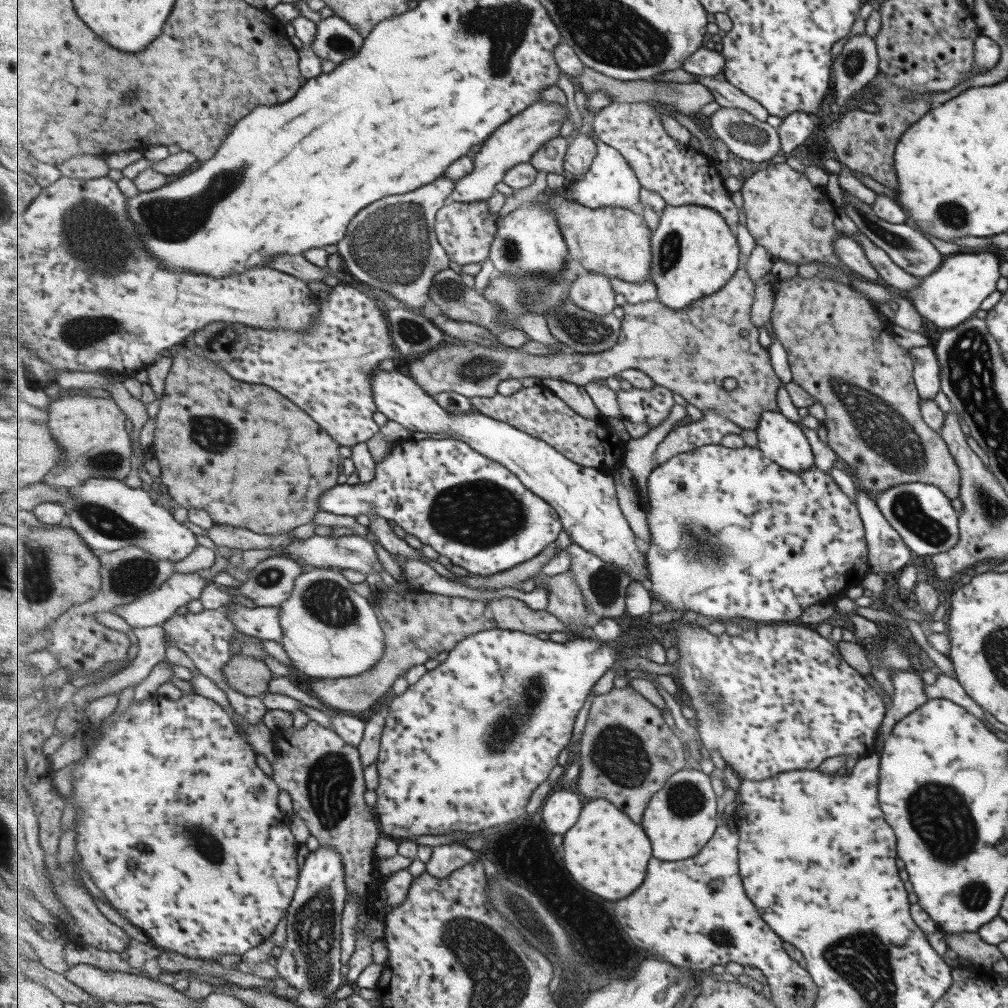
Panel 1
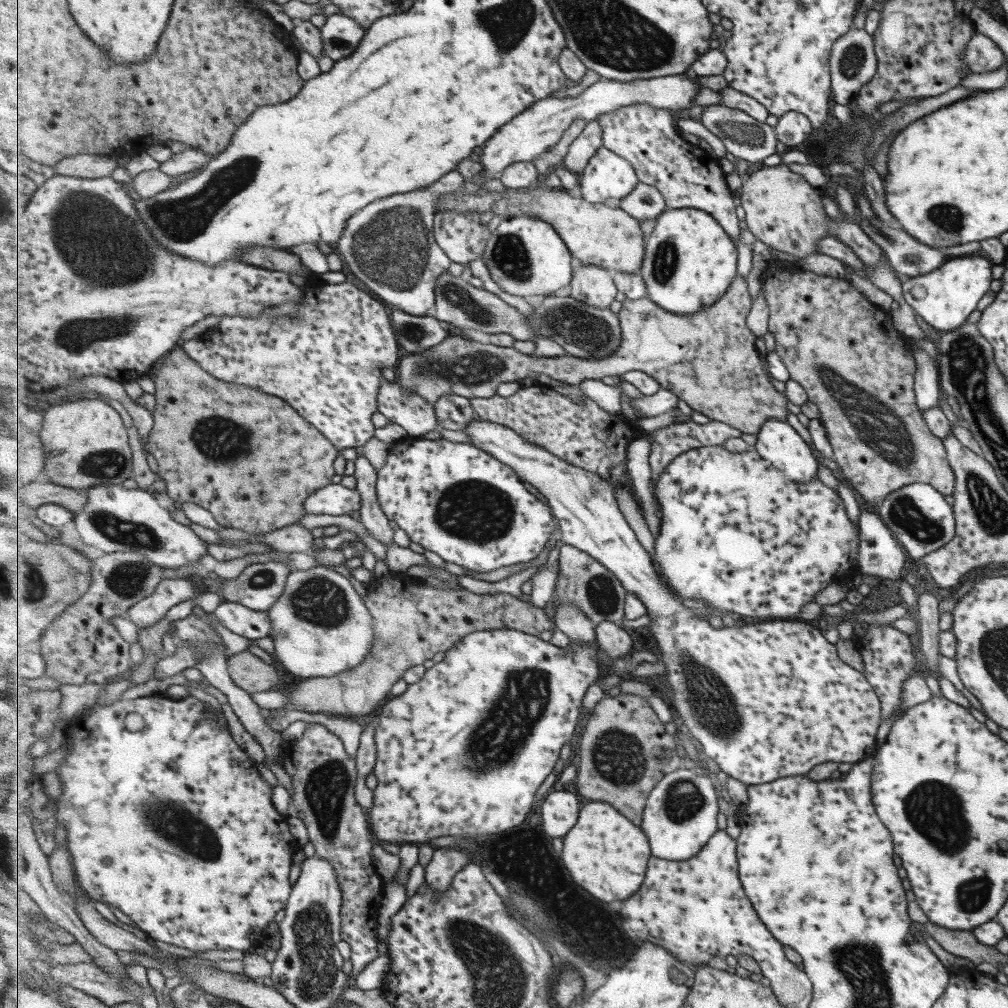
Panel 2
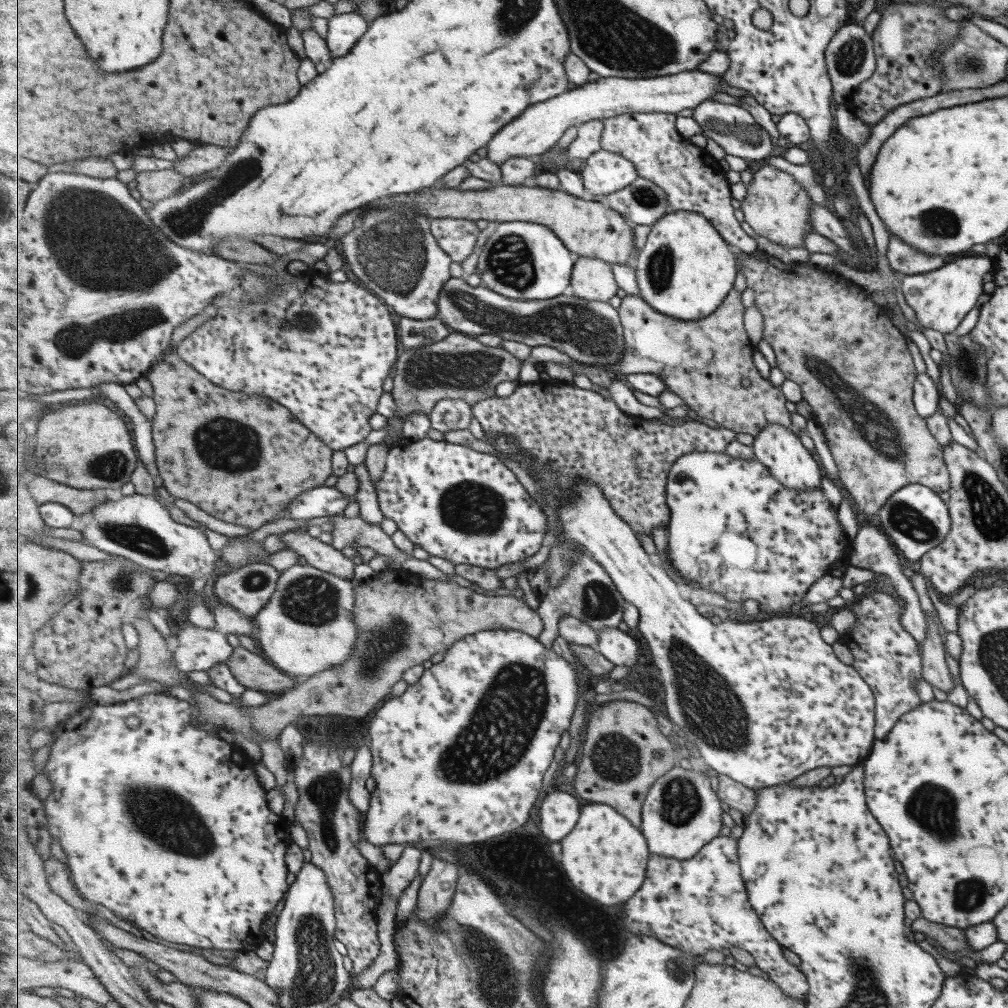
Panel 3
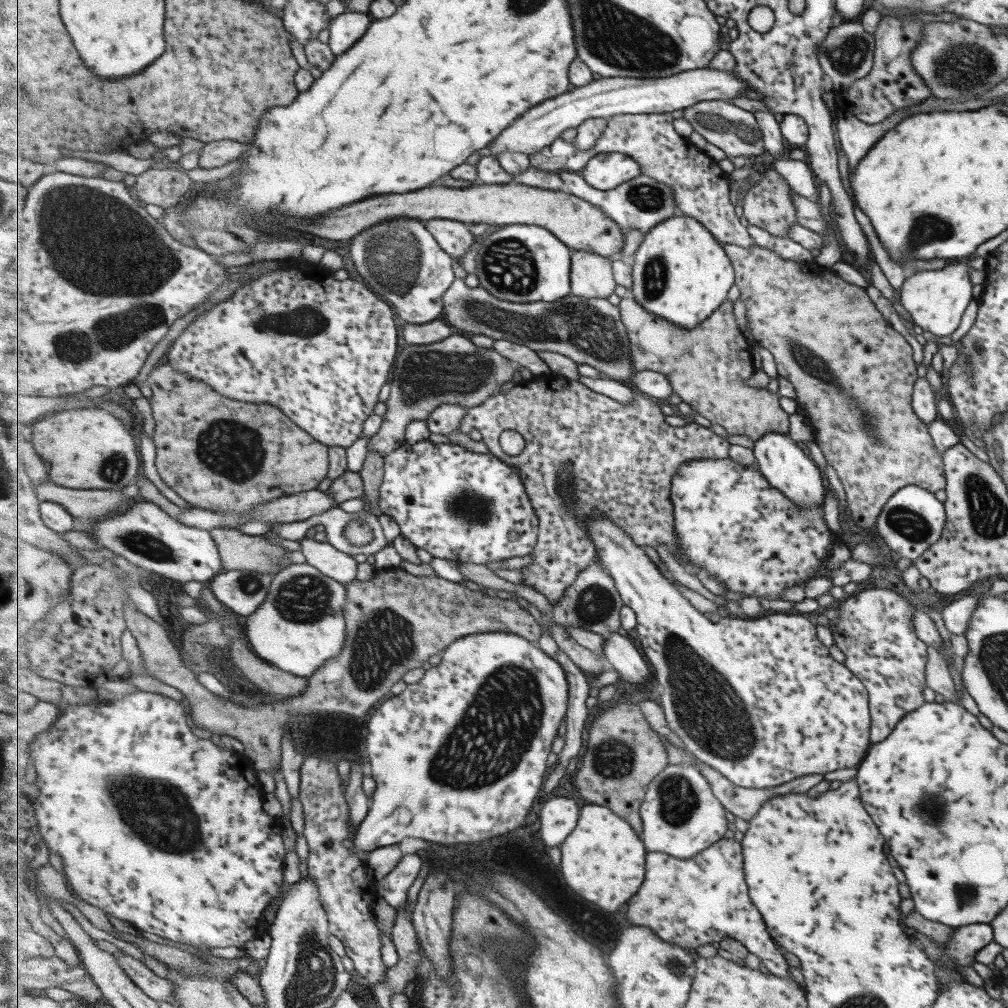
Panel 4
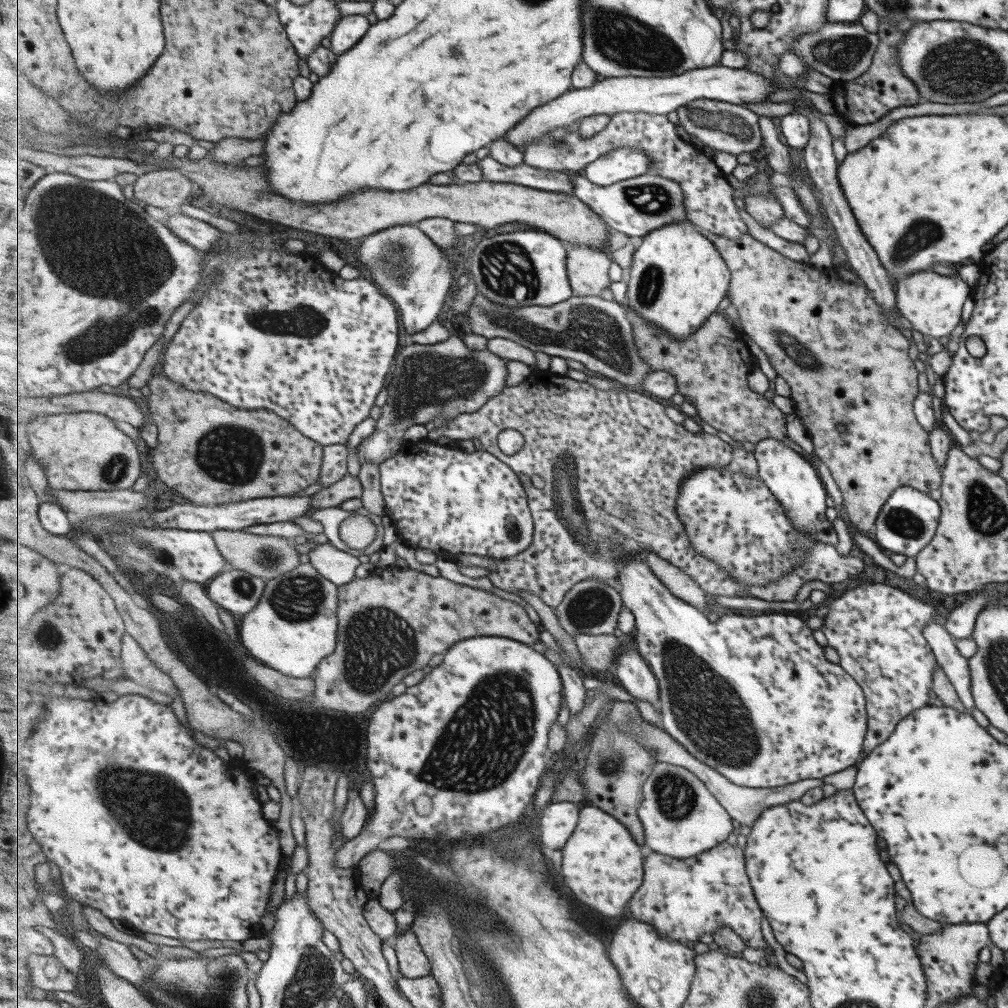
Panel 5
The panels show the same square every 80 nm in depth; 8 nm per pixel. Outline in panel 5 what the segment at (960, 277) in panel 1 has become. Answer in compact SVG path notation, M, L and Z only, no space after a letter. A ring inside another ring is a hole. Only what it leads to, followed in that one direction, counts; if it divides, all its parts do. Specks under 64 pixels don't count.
M931 271L911 273L905 280L897 281L896 286L895 301L899 314L925 339L948 336L959 324L963 303L971 296L971 289L958 276L949 278Z

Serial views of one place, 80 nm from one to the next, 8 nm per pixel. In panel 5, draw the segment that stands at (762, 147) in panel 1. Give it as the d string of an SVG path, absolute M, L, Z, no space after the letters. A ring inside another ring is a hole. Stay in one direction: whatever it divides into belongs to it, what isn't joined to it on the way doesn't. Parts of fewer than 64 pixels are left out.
M699 99L674 111L679 125L684 130L701 140L705 146L710 146L717 151L739 156L743 152L751 154L764 144L760 114L753 112L745 104L738 105L721 100Z

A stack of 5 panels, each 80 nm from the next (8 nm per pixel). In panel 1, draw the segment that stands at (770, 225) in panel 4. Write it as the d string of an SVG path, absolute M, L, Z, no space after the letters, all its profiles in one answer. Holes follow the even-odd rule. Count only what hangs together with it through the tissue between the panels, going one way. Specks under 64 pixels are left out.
M784 163L769 164L766 169L757 170L743 182L740 190L744 200L743 209L746 212L746 226L754 237L757 245L764 246L774 257L774 260L783 260L789 264L805 264L806 262L826 262L831 267L839 269L849 278L855 274L843 264L834 251L834 240L839 237L833 226L836 210L827 197L823 188L813 186L804 173L798 172Z

